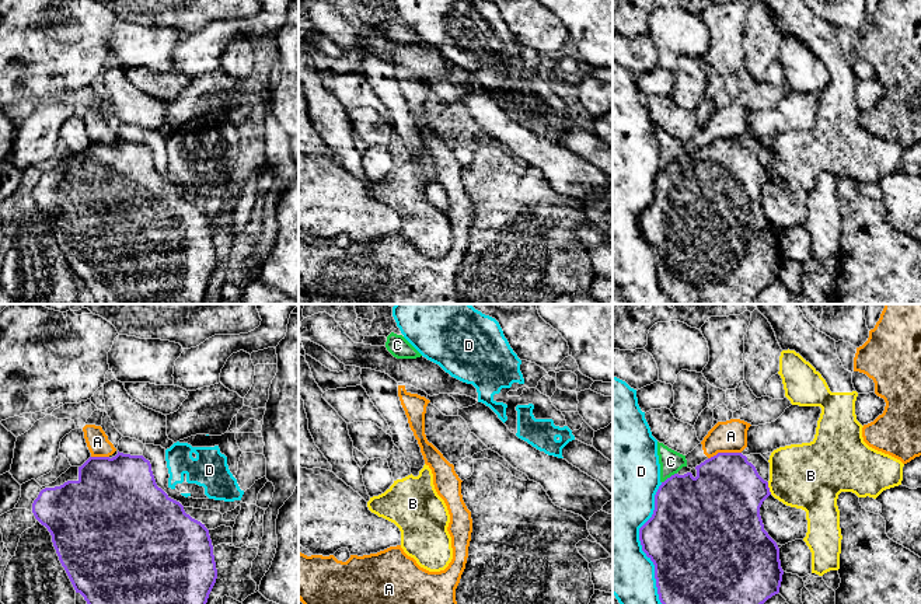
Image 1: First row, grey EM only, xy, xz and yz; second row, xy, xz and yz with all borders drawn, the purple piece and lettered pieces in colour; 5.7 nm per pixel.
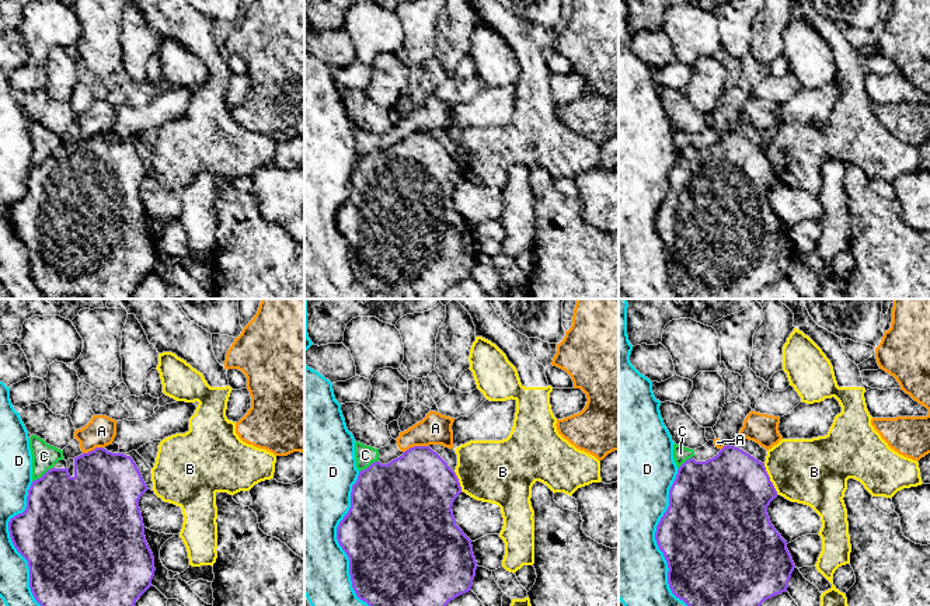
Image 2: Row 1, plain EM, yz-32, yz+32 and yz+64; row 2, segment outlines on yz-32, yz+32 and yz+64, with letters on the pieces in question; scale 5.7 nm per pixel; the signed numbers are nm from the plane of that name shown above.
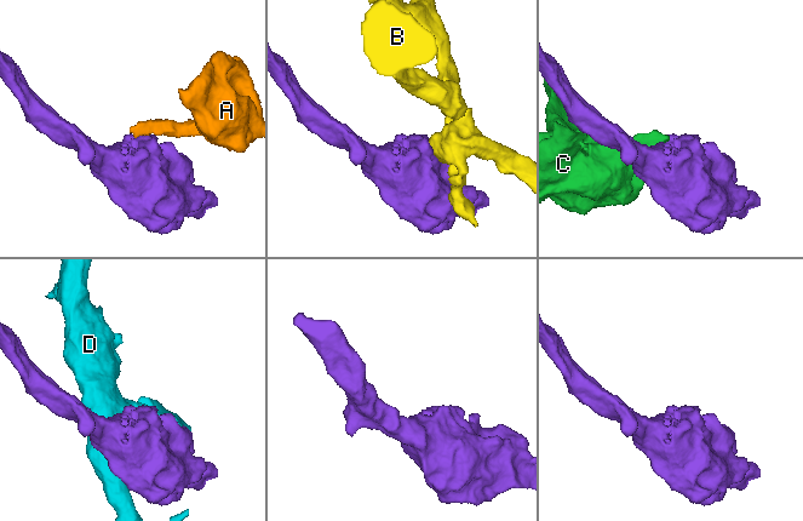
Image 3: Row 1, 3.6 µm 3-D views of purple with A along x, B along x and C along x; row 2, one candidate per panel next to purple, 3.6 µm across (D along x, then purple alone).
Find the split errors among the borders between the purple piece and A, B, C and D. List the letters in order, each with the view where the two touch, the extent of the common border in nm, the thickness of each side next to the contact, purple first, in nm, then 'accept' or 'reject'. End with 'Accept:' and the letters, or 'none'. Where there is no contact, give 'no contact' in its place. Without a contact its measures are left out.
A: yz | 200 nm | 420/190 nm | reject
B: yz | 80 nm | 420/380 nm | reject
C: yz | 110 nm | 440/130 nm | reject
D: yz | 700 nm | 460/380 nm | reject
Accept: none

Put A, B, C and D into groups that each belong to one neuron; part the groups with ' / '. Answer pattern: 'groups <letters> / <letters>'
groups A C / B / D

